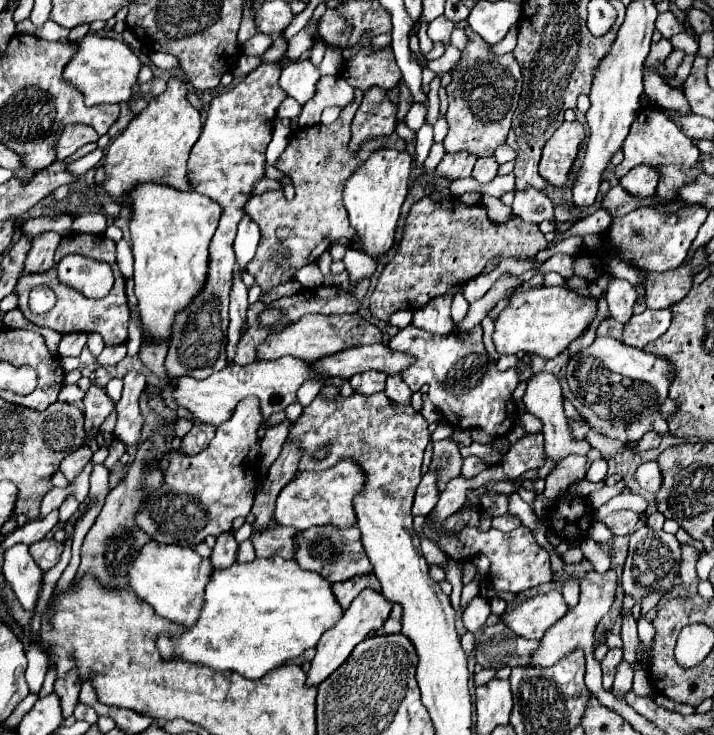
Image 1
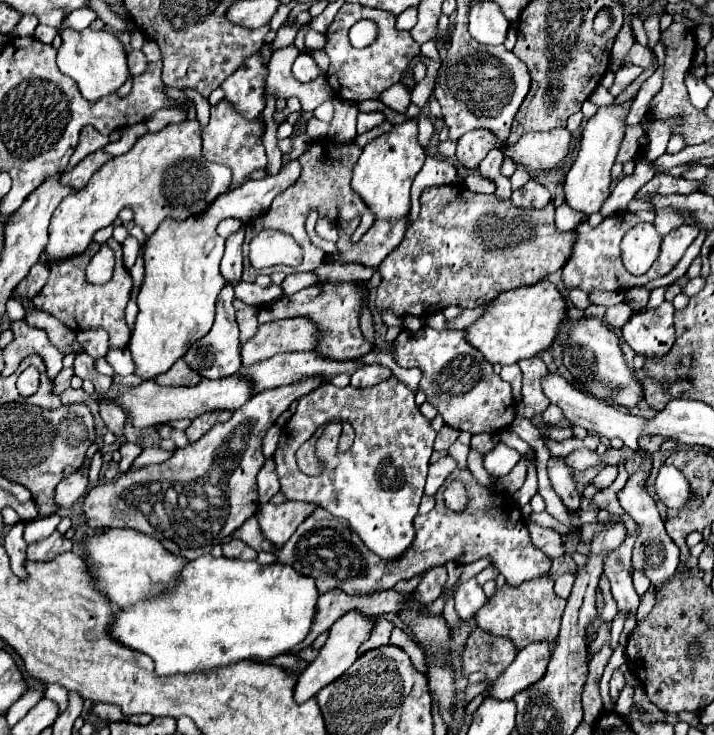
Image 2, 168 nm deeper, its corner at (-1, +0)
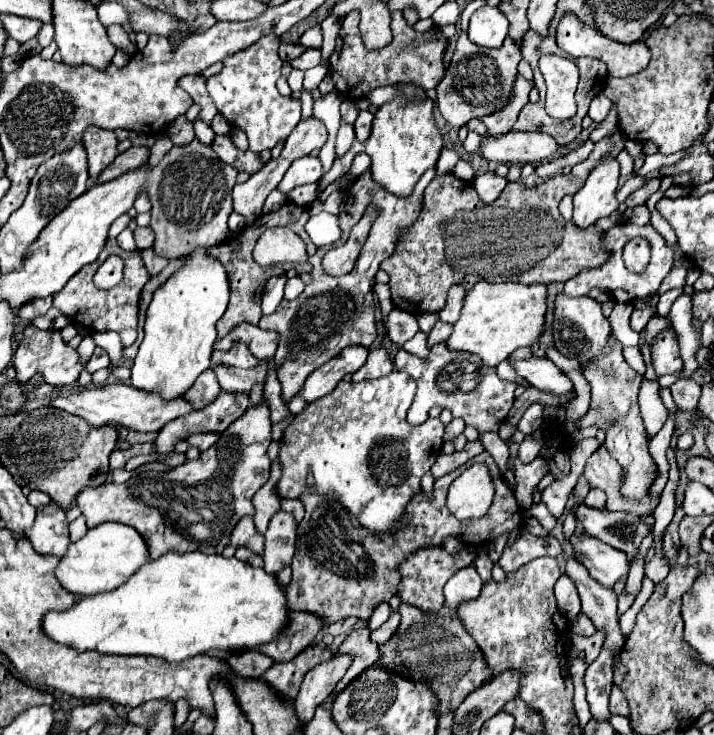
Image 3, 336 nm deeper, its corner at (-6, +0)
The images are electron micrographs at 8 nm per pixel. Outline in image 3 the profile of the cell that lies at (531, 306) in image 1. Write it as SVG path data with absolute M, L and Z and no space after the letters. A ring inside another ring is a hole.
M480 280L474 284L466 296L458 322L446 346L458 352L478 354L484 364L496 366L506 360L516 348L530 346L544 328L546 312L546 286L540 284L490 284Z

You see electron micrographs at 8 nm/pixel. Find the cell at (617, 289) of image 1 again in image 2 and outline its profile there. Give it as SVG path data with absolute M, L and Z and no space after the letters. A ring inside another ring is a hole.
M663 302L663 308L633 314L621 328L623 340L643 356L663 356L673 346L673 312L673 304Z

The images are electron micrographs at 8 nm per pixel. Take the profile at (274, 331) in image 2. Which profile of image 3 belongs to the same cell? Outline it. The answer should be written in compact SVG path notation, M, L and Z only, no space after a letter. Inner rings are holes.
M242 322L242 324L234 326L224 338L218 338L214 342L214 350L226 352L238 342L244 342L258 360L266 360L266 358L272 358L274 352L276 352L278 334L276 332L266 332L266 330L258 328L258 326Z

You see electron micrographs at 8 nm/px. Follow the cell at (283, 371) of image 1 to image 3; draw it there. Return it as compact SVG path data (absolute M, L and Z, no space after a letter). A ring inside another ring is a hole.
M106 384L106 386L94 386L94 388L82 388L80 392L72 392L66 396L56 396L50 400L52 408L70 412L74 416L84 418L88 424L100 428L106 424L116 424L116 426L124 426L130 430L138 430L138 432L158 432L166 422L176 420L178 416L184 416L186 412L190 412L190 402L184 398L178 400L162 400L156 392L142 392L138 388L132 388L128 384Z

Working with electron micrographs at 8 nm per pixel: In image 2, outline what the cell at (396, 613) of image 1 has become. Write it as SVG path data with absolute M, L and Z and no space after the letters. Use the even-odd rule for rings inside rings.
M379 618L379 620L375 622L375 628L373 628L373 632L371 632L371 638L361 646L361 654L367 652L367 650L373 650L373 648L377 648L377 646L389 644L389 636L391 636L393 628L395 628L393 622L385 620L385 618Z

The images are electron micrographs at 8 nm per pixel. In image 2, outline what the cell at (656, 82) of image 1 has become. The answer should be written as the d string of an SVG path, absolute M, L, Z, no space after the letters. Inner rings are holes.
M635 44L631 50L629 50L629 56L625 58L625 64L639 64L641 68L649 68L653 66L653 52L641 44Z

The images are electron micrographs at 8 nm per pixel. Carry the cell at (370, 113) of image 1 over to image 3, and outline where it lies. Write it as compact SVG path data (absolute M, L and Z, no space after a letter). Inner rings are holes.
M364 110L364 112L360 112L358 114L358 118L356 118L356 122L354 122L354 130L356 130L356 138L360 140L360 142L364 142L368 136L370 136L370 130L372 130L372 112L368 112L368 110Z

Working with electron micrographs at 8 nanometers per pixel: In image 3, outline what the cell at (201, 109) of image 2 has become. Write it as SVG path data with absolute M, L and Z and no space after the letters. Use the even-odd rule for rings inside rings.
M194 122L194 130L196 130L196 138L202 142L202 144L210 144L214 142L214 130L208 126L208 124L202 124L202 122Z

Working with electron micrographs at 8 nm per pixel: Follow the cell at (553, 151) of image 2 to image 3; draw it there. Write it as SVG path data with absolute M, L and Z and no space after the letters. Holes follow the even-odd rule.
M506 132L502 136L484 136L478 154L488 162L526 164L542 162L556 150L556 140L544 132Z

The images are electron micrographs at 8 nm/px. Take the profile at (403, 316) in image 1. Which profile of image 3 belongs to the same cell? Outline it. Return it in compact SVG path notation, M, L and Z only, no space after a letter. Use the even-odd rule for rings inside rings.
M426 312L426 314L420 314L418 316L418 324L420 324L420 330L422 332L430 332L432 328L434 328L434 324L438 322L438 314L430 314L430 312Z

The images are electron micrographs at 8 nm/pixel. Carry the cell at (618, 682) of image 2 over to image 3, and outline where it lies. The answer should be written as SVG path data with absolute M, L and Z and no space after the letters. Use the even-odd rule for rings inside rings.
M612 688L612 694L610 694L610 712L612 714L620 714L620 716L630 716L630 710L628 710L628 704L626 704L626 698L622 696L622 692L618 692L618 688Z

